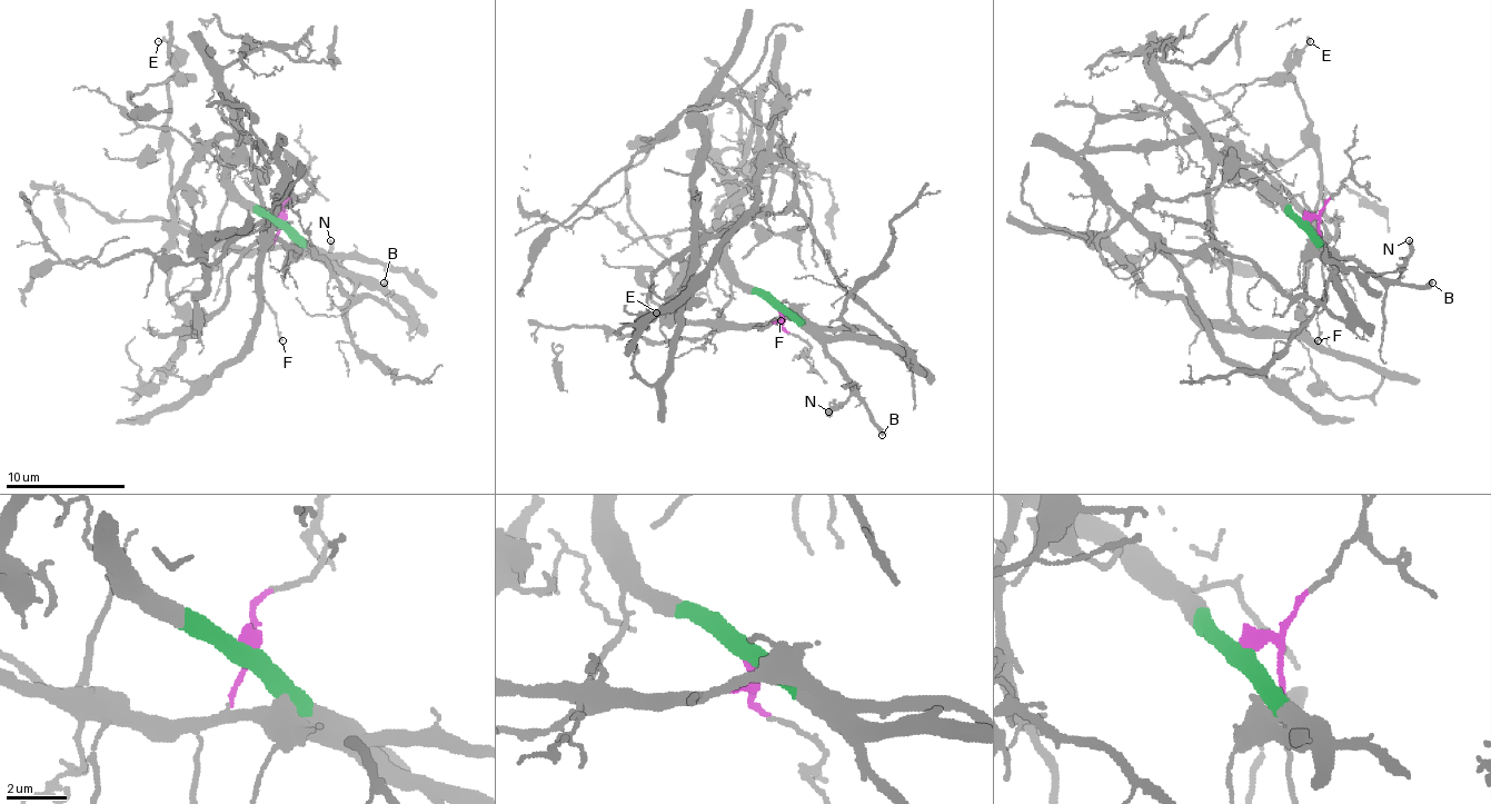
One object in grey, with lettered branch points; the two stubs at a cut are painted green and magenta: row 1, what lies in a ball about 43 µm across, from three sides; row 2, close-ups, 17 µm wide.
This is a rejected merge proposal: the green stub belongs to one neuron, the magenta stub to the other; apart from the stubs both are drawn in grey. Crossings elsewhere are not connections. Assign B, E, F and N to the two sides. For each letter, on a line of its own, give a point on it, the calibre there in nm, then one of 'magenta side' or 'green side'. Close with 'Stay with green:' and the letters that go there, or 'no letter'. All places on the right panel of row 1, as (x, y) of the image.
B: (1432, 283) | 360 nm | green side
E: (1310, 41) | 190 nm | magenta side
F: (1318, 340) | 160 nm | magenta side
N: (1409, 240) | 300 nm | green side
Stay with green: B, N

